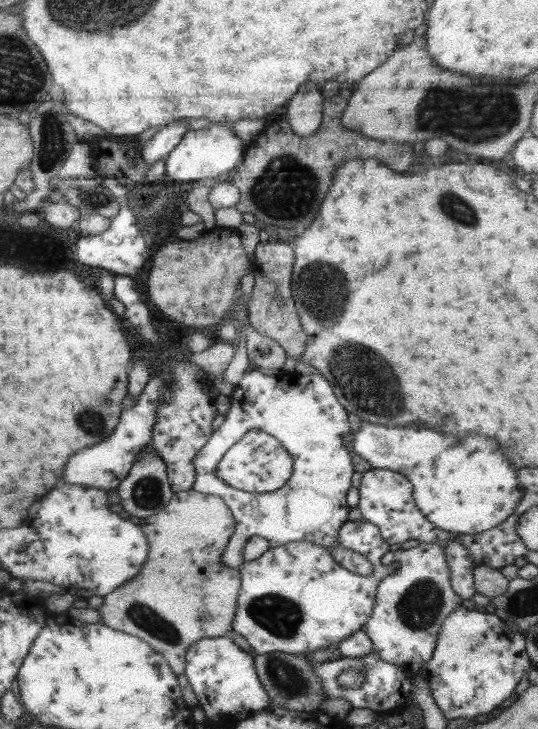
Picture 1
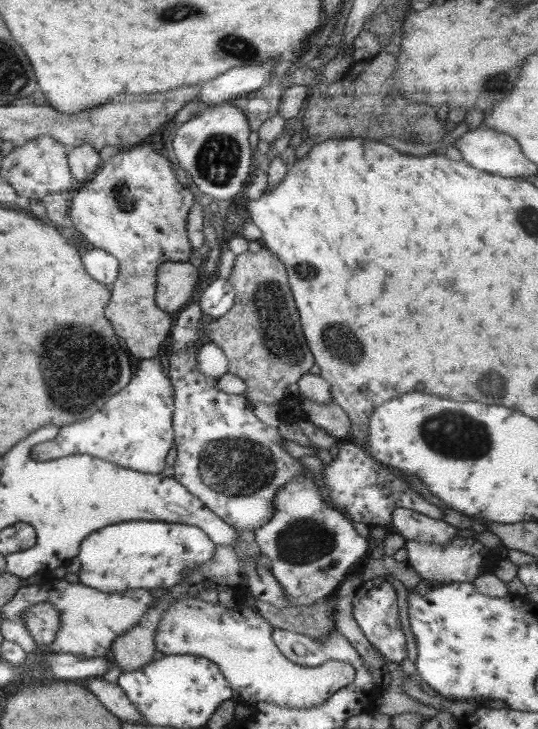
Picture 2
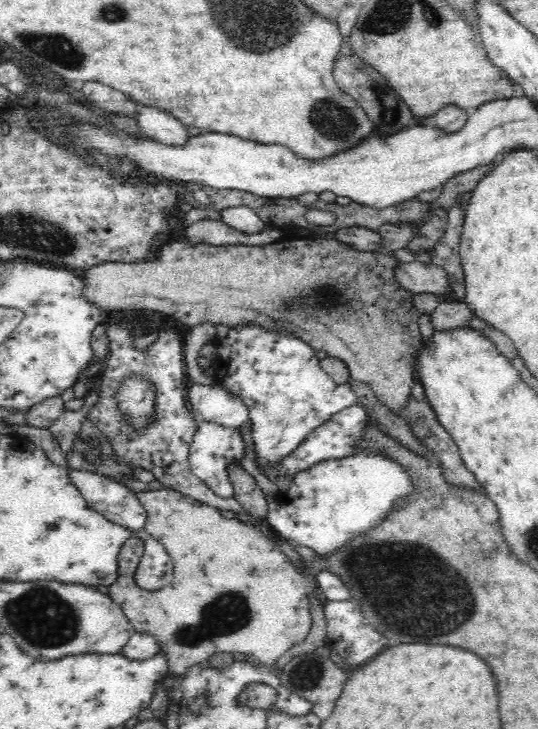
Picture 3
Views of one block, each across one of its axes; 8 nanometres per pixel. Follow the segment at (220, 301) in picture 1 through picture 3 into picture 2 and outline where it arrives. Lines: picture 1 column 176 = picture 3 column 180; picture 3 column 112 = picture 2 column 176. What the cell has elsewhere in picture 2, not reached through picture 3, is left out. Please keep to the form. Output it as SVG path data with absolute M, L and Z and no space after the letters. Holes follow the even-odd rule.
M163 262L157 268L156 304L168 314L182 309L198 282L198 269L186 262Z

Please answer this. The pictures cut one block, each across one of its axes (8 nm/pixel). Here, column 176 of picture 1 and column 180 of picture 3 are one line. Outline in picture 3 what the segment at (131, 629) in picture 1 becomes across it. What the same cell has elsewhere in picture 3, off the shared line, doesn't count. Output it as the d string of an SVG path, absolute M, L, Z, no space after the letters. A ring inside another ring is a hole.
M169 487L134 492L134 495L146 509L147 520L143 530L164 545L174 565L174 576L170 586L160 590L140 588L134 575L144 556L145 547L141 538L132 536L124 542L119 552L116 582L104 590L122 607L135 632L150 633L158 639L160 651L166 653L171 674L184 674L190 666L206 662L210 656L222 652L273 669L276 661L292 646L306 640L312 628L309 606L319 588L316 574L307 569L305 575L302 575L266 533L252 524L241 522L237 517L228 520L221 509L208 506Z

